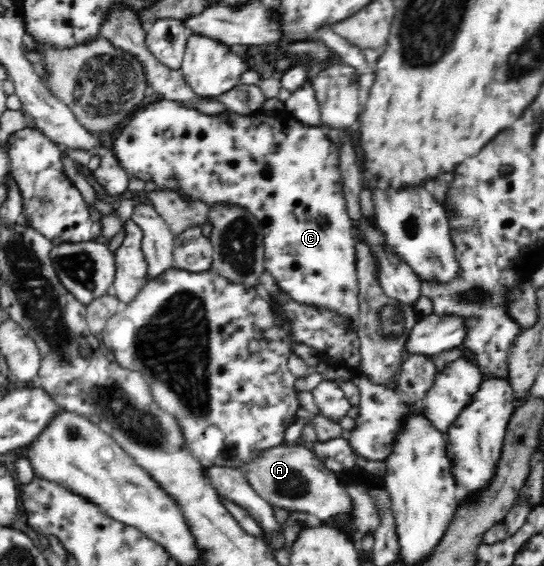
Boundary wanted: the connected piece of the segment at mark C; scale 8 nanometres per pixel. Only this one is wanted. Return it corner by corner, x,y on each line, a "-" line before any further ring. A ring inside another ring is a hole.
160,99
159,103
151,103
149,107
143,107
135,111
135,115
130,121
123,124
119,129
120,133
116,139
112,139
111,151
118,159
121,167
129,173
131,177
139,178
145,182
154,181
157,190
171,190
184,196
187,200
207,203
210,208
216,205
223,207
240,207
251,212
251,215
260,223
262,227
263,245
264,245
264,267
274,277
280,289
301,305
311,305
334,311
337,315
344,318
356,319
359,315
358,301
358,277
355,257
355,232
350,215
347,211
346,199
342,190
342,177
340,174
339,148
328,137
327,130
321,127
311,127
298,121
297,118
291,117
288,122
281,121
276,115
268,116
259,112
253,116
241,116
226,110
217,115
202,114
199,110
181,105
175,100

